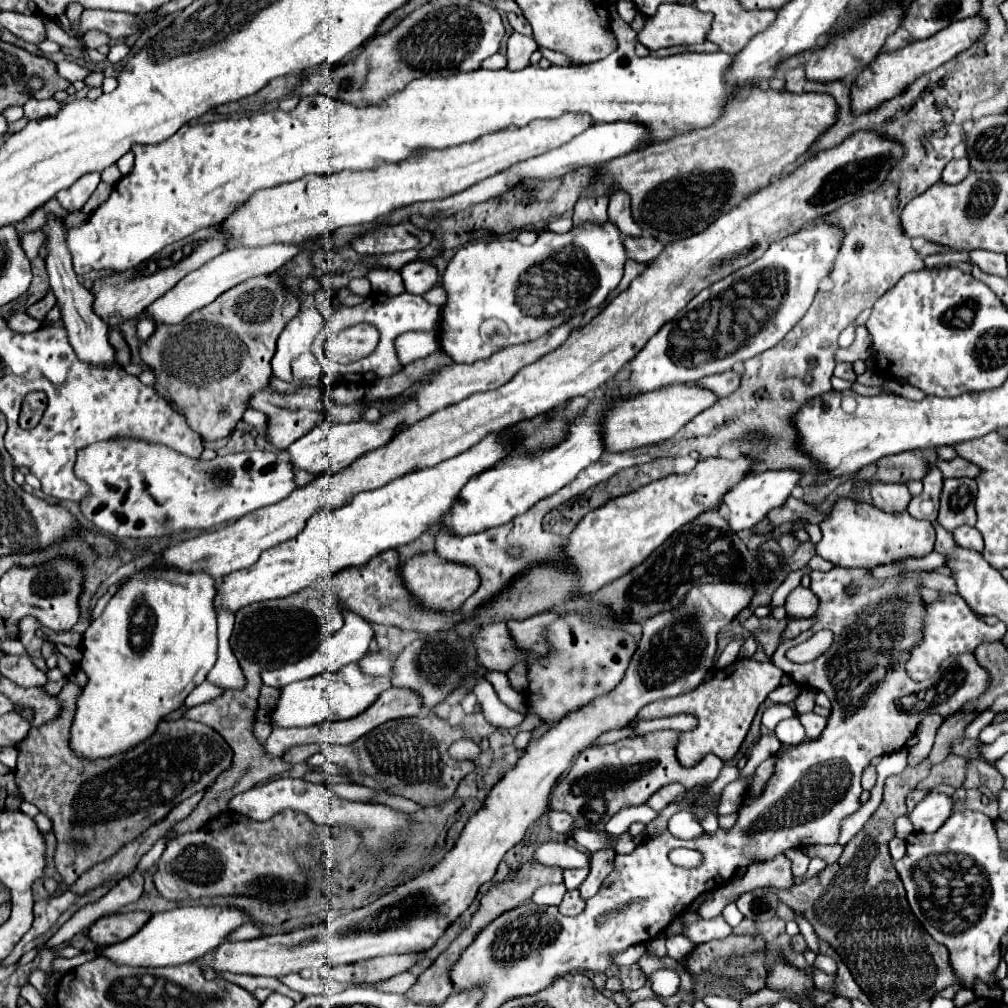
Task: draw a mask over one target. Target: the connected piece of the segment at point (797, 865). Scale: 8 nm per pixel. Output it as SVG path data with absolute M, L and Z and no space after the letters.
M787 850L785 856L791 860L791 870L793 870L793 876L803 876L807 872L807 866L809 866L809 858L801 852L801 850Z

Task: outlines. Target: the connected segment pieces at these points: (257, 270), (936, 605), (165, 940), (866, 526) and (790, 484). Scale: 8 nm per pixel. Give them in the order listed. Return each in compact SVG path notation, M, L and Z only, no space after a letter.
M271 244L265 248L227 250L223 252L223 256L217 256L215 260L211 260L211 264L203 264L203 268L189 272L179 284L175 284L175 288L171 288L171 292L165 292L159 300L155 300L155 304L149 304L147 316L155 324L179 324L187 316L191 316L191 312L195 312L197 308L205 308L207 304L211 304L215 298L219 298L223 292L227 292L235 284L251 276L259 276L259 274L267 274L267 272L275 272L283 268L299 250L301 246L297 244Z
M941 594L937 602L931 602L925 606L925 616L923 616L923 628L921 628L921 642L915 644L915 648L909 654L909 660L905 662L905 672L911 676L911 680L921 682L931 678L943 660L949 656L959 656L959 654L973 654L979 644L991 642L991 640L1001 640L1005 636L1005 624L997 622L995 626L989 626L987 622L981 620L979 614L975 614L967 602L961 596L953 594Z
M175 908L169 912L153 914L151 920L131 938L103 946L95 950L97 956L103 956L115 966L177 966L191 960L197 960L207 950L219 946L219 942L237 926L245 924L247 916L235 912L233 908Z
M841 498L825 522L821 522L823 540L817 544L817 554L845 568L873 568L901 558L921 558L933 552L935 530L931 522L915 520L907 512L893 516L867 502Z
M767 470L767 472L757 474L757 476L745 476L739 484L735 484L721 498L719 512L727 520L727 524L731 524L733 532L753 528L759 520L763 520L769 514L769 510L781 506L787 500L787 496L799 484L799 478L801 478L801 474L795 470Z

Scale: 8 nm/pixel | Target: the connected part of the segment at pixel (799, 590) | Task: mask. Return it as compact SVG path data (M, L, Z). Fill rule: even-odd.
M797 586L785 602L785 610L787 610L787 622L789 620L801 620L801 618L809 618L815 614L815 608L819 606L819 598L815 598L815 594L805 588L805 586Z

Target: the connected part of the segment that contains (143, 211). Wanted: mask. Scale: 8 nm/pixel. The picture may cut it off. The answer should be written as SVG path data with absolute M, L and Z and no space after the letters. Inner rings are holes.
M611 8L609 12L611 16L611 30L619 36L619 46L615 52L611 52L611 56L591 62L591 64L583 64L583 66L549 66L549 68L539 68L539 66L527 66L523 70L475 70L475 72L461 72L449 78L429 78L423 76L419 80L413 80L405 86L403 92L391 96L389 100L385 100L379 106L367 106L367 108L355 108L343 102L335 102L329 96L311 96L311 98L301 98L301 102L297 104L295 110L291 112L281 112L281 110L273 110L273 112L261 112L261 114L253 114L253 116L245 116L241 120L215 120L215 122L207 122L207 124L185 124L183 128L179 128L179 132L175 132L175 136L169 136L167 140L163 140L163 144L135 144L135 148L131 150L135 154L135 168L129 176L123 176L107 202L103 202L87 220L87 224L79 226L79 228L71 228L67 232L67 246L71 252L73 268L77 276L87 274L91 270L111 270L111 272L121 272L127 268L137 266L139 262L147 260L149 256L153 256L155 252L159 252L161 248L169 246L171 242L177 242L193 232L197 232L199 228L207 228L211 224L219 224L223 222L233 210L237 210L245 200L251 198L253 192L261 190L261 188L273 188L285 182L293 182L299 180L307 174L337 174L341 170L367 170L373 168L377 162L399 162L407 156L411 156L415 150L425 150L425 148L449 148L449 146L457 146L457 144L465 144L465 142L473 142L479 136L493 132L493 130L501 130L501 128L519 128L529 124L531 120L537 118L557 118L563 112L587 112L591 114L591 118L595 122L613 122L613 120L631 120L631 122L639 122L639 124L647 124L647 130L651 132L651 142L649 144L659 144L659 142L667 142L677 134L687 134L687 132L695 132L699 128L707 128L711 124L715 124L715 120L719 120L719 116L725 112L725 106L735 100L737 96L747 96L751 92L751 88L747 86L731 86L725 82L725 74L731 68L735 54L727 54L727 52L685 52L685 54L675 54L675 56L667 56L667 58L657 58L657 56L647 56L647 58L639 58L635 54L635 34L629 28L629 24L623 22L623 18L619 16L619 12L615 8Z

